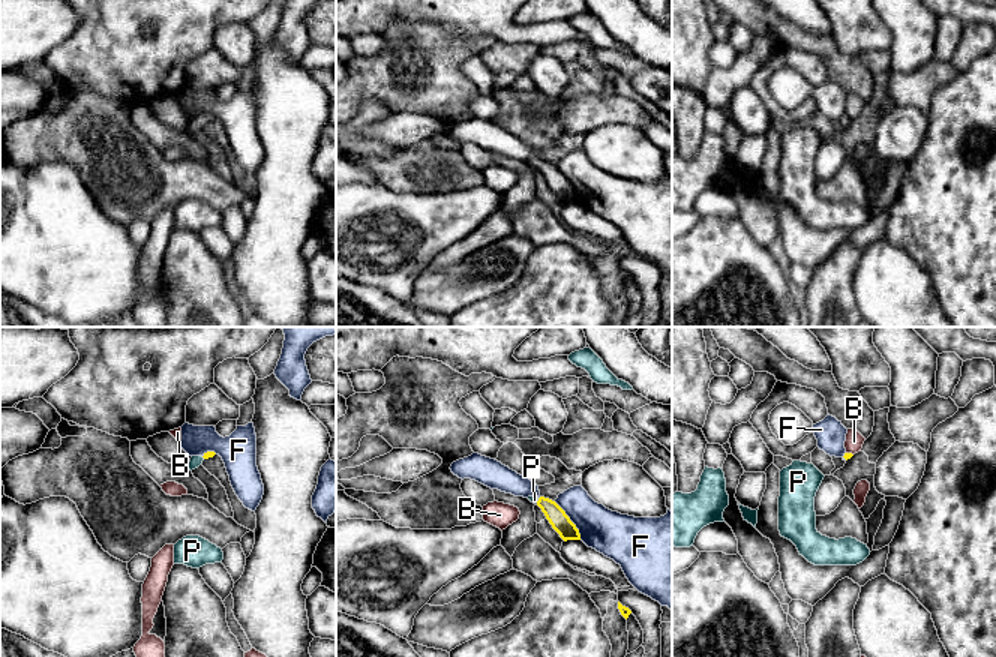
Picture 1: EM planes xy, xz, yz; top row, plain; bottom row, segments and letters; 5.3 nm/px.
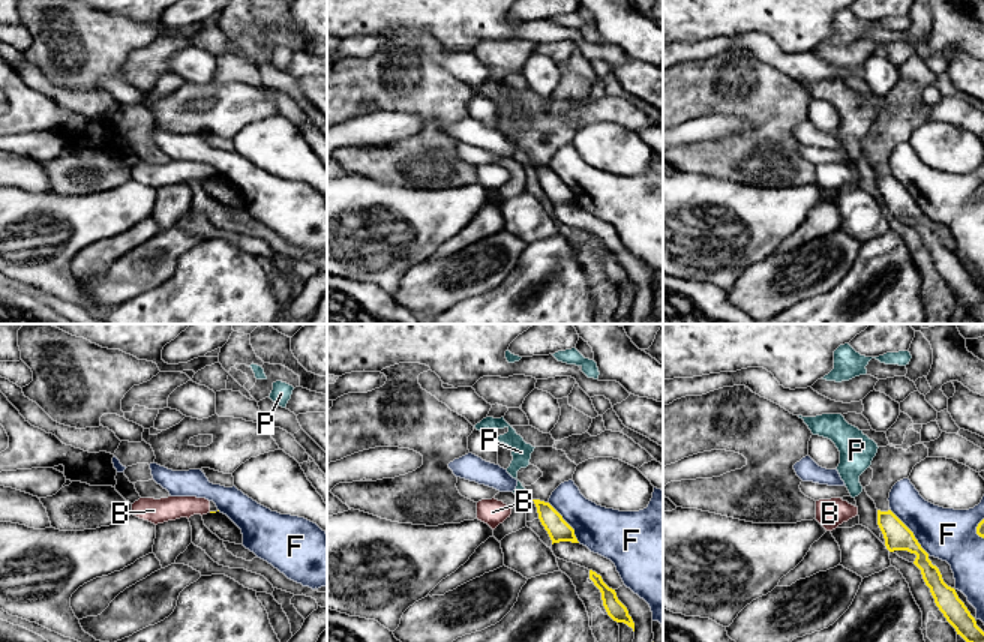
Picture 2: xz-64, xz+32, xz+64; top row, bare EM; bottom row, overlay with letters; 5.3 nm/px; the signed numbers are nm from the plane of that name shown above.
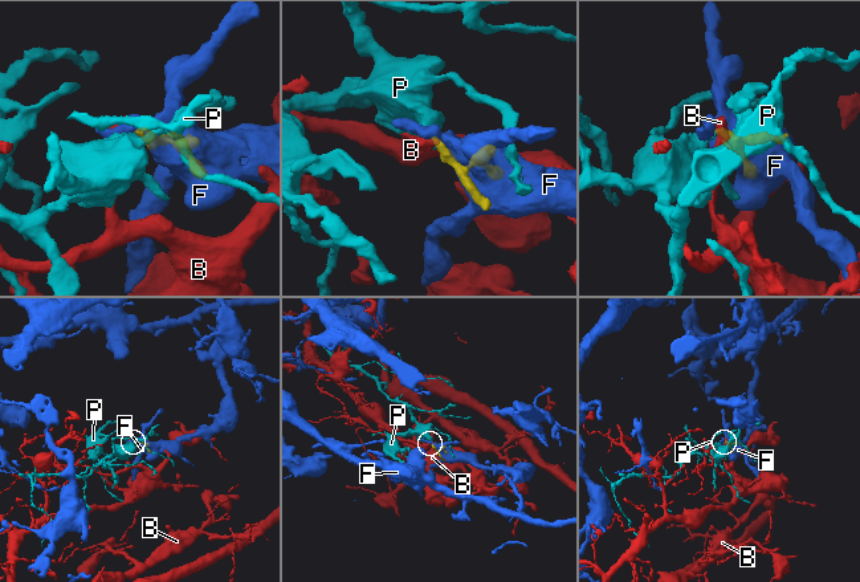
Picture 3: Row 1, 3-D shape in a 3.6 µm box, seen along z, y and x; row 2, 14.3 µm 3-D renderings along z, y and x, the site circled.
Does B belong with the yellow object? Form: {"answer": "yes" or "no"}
{"answer": "no"}

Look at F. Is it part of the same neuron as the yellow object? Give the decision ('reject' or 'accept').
reject

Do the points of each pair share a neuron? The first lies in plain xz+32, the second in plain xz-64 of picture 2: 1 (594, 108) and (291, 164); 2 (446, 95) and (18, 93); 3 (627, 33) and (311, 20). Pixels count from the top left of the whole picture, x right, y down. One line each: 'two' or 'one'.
1: two
2: two
3: two

